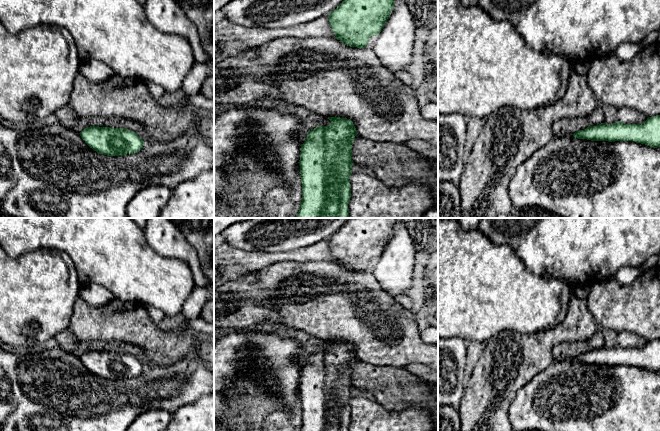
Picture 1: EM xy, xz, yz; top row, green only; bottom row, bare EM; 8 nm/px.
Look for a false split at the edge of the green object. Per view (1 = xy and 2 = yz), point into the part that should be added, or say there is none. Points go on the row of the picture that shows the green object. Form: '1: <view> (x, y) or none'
1: none
2: none

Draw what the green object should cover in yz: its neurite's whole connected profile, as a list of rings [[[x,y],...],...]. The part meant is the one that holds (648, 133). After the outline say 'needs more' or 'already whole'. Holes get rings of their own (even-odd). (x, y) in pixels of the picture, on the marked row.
[[[660,115],[648,117],[642,124],[625,124],[617,121],[589,126],[572,134],[575,138],[591,141],[633,141],[654,148],[660,147]]]; already whole

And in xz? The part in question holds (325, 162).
[[[328,117],[328,126],[317,126],[307,132],[306,140],[301,144],[300,174],[302,183],[302,201],[295,218],[349,218],[348,204],[351,198],[350,176],[352,160],[352,145],[358,134],[353,122],[347,118]]]; already whole

